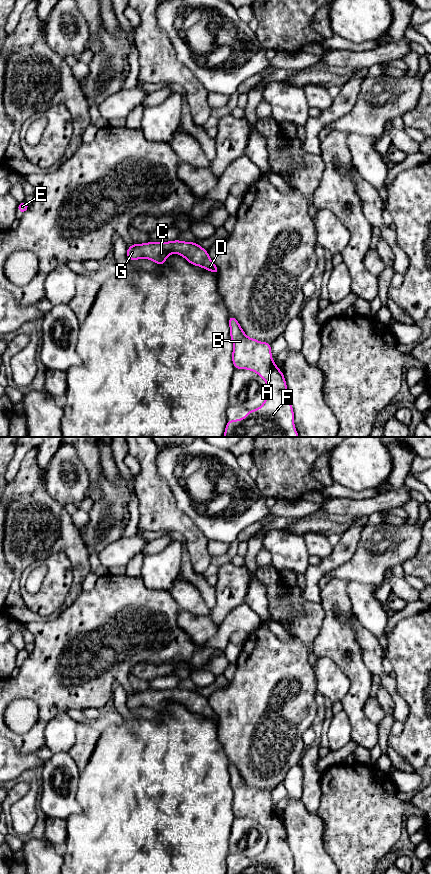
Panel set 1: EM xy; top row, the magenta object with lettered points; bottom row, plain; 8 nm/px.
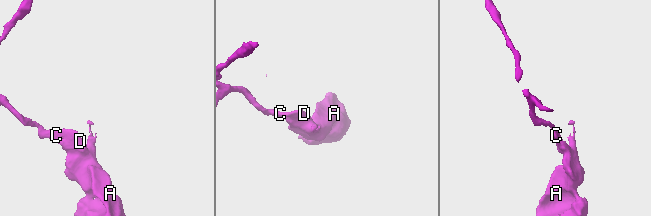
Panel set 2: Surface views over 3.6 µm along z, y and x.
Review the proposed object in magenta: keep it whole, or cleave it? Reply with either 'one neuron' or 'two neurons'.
two neurons

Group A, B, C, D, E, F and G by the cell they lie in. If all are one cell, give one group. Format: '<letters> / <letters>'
A B F / C D E G

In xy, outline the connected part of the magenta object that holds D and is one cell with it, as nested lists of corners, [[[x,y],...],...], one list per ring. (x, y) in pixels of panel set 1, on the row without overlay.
[[[180,688],[168,690],[135,691],[127,696],[127,706],[135,709],[137,707],[150,707],[158,713],[164,713],[167,705],[174,701],[173,696],[180,691],[187,692],[186,708],[188,711],[204,716],[207,719],[219,722],[218,715],[210,707],[208,699],[195,690],[184,690]]]

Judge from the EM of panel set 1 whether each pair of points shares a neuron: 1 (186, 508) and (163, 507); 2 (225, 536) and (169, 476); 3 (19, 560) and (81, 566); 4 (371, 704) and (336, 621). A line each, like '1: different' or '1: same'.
1: different
2: same
3: same
4: different

